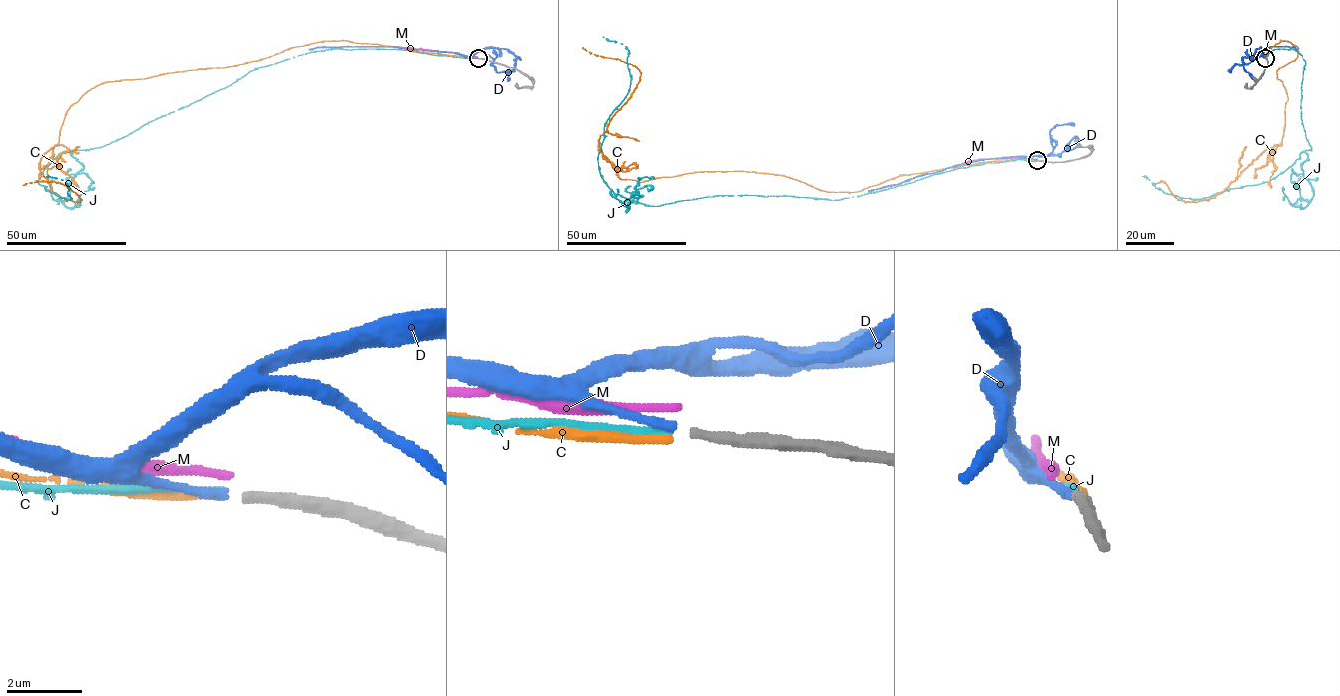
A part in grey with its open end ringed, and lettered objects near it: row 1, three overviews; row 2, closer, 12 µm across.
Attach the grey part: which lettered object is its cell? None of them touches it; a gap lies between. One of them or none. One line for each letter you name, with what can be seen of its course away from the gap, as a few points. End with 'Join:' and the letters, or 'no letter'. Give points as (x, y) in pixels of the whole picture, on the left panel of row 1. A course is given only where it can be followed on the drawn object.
D: Its course: (477, 58), (394, 47), (318, 47), (308, 50)
Join: D

